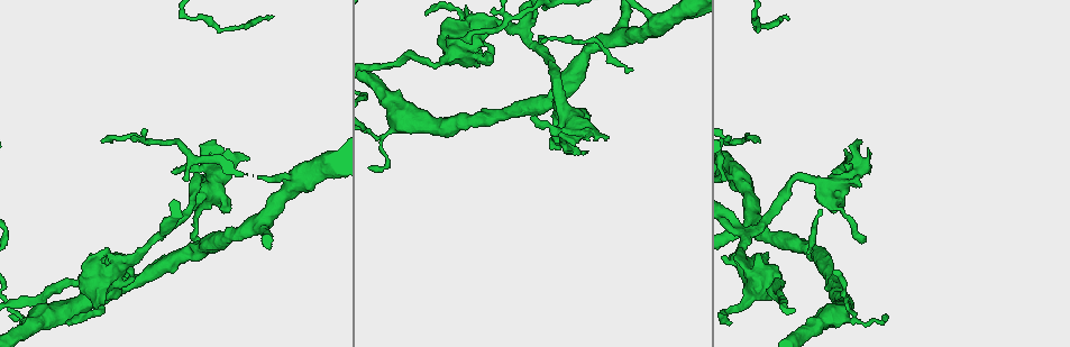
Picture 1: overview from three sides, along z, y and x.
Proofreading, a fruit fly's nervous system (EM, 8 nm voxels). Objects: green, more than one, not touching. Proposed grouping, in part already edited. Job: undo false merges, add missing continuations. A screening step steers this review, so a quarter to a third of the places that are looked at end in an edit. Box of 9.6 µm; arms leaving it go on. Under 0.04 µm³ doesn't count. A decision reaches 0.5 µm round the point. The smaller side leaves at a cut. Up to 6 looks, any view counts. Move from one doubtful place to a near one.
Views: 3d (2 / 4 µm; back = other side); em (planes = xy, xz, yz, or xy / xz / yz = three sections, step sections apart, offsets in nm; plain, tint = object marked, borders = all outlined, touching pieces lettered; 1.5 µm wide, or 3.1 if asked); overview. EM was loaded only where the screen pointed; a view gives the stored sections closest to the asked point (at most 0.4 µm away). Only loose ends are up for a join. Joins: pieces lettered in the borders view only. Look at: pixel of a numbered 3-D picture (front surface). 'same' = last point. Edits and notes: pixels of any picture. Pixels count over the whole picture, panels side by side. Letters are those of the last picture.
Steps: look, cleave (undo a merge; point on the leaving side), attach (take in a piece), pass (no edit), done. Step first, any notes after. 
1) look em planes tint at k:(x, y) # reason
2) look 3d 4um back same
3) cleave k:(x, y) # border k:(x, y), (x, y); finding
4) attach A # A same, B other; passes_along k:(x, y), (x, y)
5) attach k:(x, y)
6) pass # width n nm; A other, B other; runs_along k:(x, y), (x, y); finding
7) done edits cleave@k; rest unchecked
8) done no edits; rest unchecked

look em planes borders at 1:(117, 296) # branch stops here

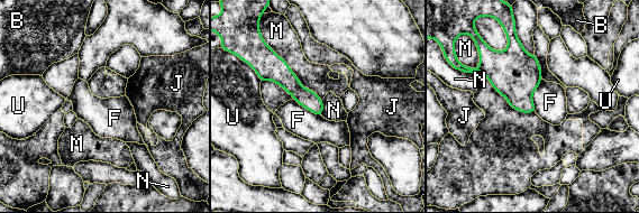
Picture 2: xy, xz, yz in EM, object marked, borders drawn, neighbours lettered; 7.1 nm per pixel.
pass # longest_contact M 600 nm; B other, F other, J other, M other, N other, U other; border 2:(321, 100), (322, 116); no lettered piece goes on from it

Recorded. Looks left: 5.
look em 3.1um xz step 8 borders at 1:(396, 129) # sudden change in width

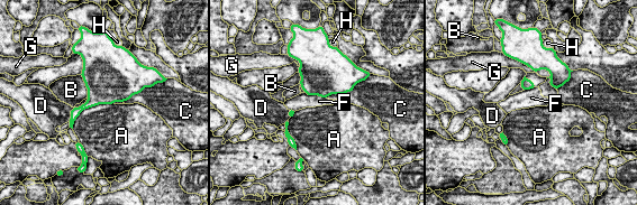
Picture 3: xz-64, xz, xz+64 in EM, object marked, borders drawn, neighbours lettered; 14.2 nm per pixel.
pass # longest_contact A 650 nm; A other, B other, C other, D other, F other, G other, H other; border 3:(80, 75), (87, 89), (88, 98); one neuron here

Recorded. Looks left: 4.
look em planes borders at 1:(172, 171)

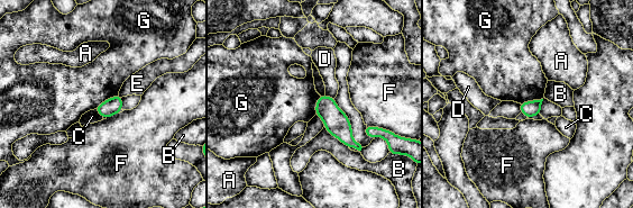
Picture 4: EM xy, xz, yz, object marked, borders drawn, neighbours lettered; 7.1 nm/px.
pass # A other, B other, C other, D other, E other, F other, G other; border 4:(118, 93), (103, 100), (94, 108); no lettered piece goes on from it

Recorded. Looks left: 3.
done no edits; rest unchecked

